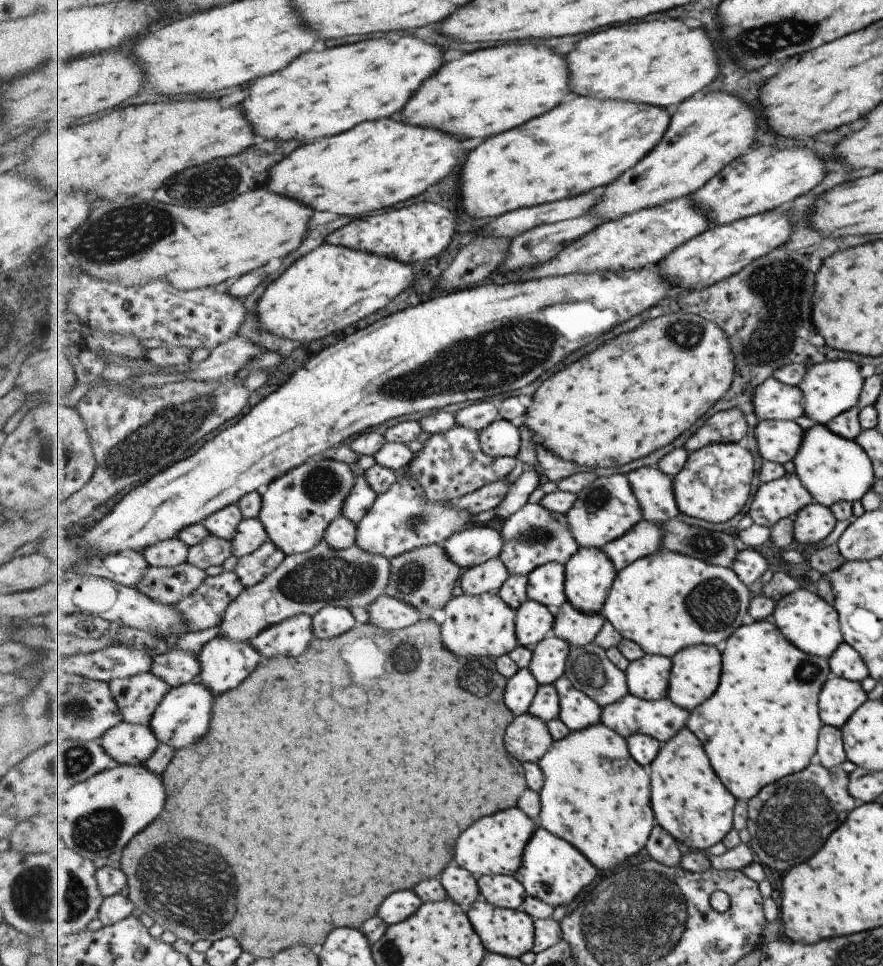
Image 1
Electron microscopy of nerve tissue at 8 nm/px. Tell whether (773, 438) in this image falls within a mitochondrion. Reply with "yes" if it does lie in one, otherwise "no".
no

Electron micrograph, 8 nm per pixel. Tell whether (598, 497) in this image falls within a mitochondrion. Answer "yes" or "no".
yes

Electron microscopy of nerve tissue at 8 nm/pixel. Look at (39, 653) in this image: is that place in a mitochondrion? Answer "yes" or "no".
no

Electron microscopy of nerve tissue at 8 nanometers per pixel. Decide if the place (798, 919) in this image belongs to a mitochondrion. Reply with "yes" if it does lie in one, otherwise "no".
no

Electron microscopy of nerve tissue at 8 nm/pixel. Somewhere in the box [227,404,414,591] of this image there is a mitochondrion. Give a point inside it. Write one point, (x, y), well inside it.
(319, 485)

